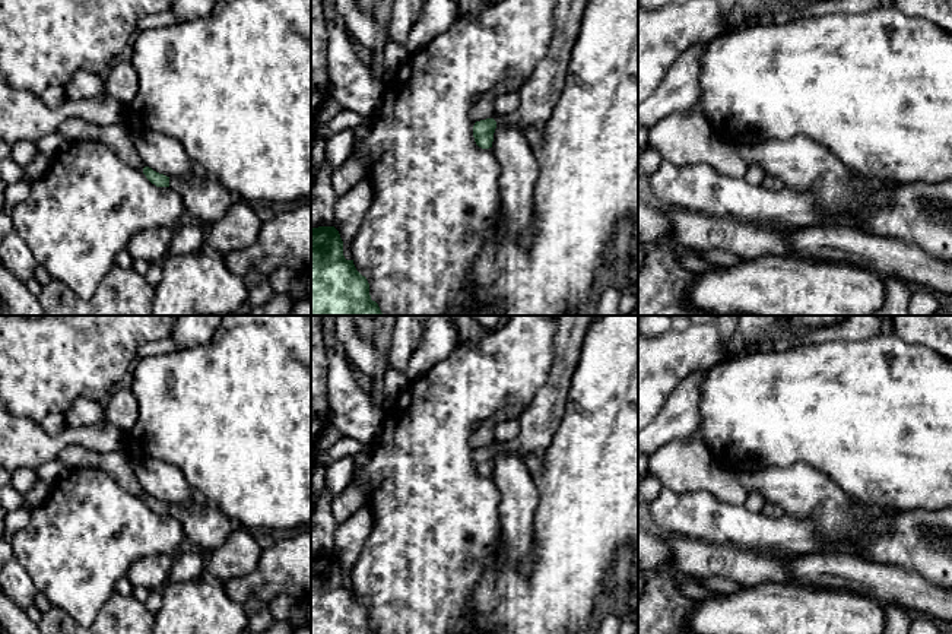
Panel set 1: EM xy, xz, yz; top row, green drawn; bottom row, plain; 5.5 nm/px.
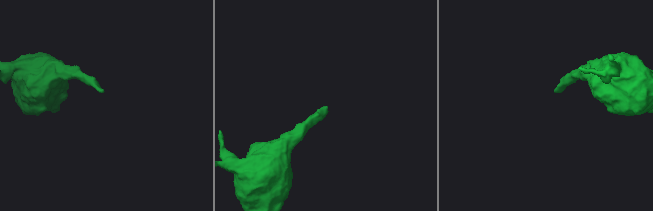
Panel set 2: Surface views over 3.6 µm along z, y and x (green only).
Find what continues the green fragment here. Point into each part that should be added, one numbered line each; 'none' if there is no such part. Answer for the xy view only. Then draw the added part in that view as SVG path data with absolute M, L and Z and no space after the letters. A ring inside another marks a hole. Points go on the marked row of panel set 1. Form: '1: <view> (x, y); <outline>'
1: xy (206, 199); M210 174L174 177L169 187L181 196L187 218L203 225L219 221L232 205L231 191Z

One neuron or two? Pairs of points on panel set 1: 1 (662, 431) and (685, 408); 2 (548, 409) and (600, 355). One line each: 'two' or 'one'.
1: one
2: two

